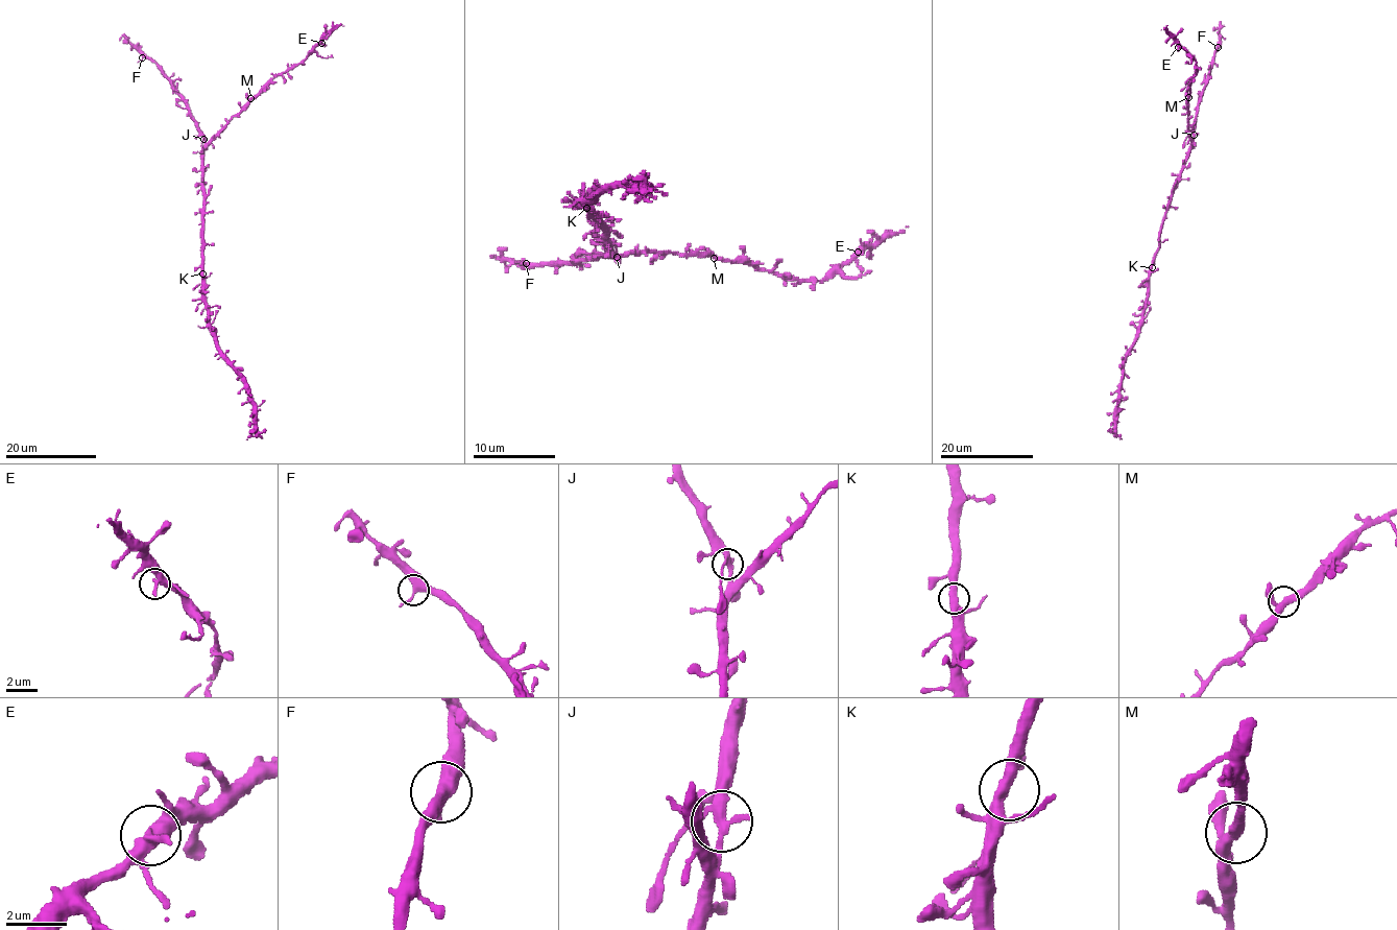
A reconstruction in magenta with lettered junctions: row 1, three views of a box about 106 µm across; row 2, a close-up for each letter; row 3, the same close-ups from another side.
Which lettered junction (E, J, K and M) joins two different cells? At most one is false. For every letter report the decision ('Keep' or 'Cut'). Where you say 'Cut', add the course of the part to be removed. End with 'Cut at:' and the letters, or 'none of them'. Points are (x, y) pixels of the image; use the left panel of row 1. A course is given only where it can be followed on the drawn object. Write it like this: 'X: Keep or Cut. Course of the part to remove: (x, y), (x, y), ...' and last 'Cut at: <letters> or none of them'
E: Keep
J: Keep
K: Keep
M: Keep
Cut at: none of them

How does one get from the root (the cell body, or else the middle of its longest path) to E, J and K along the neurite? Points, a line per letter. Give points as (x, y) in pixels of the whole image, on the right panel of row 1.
E: (1172, 199), (1172, 189), (1191, 143), (1185, 100), (1189, 93), (1188, 85), (1197, 70), (1195, 58), (1178, 47)
J: (1172, 199), (1172, 189), (1194, 134)
K: (1172, 199), (1152, 267)

